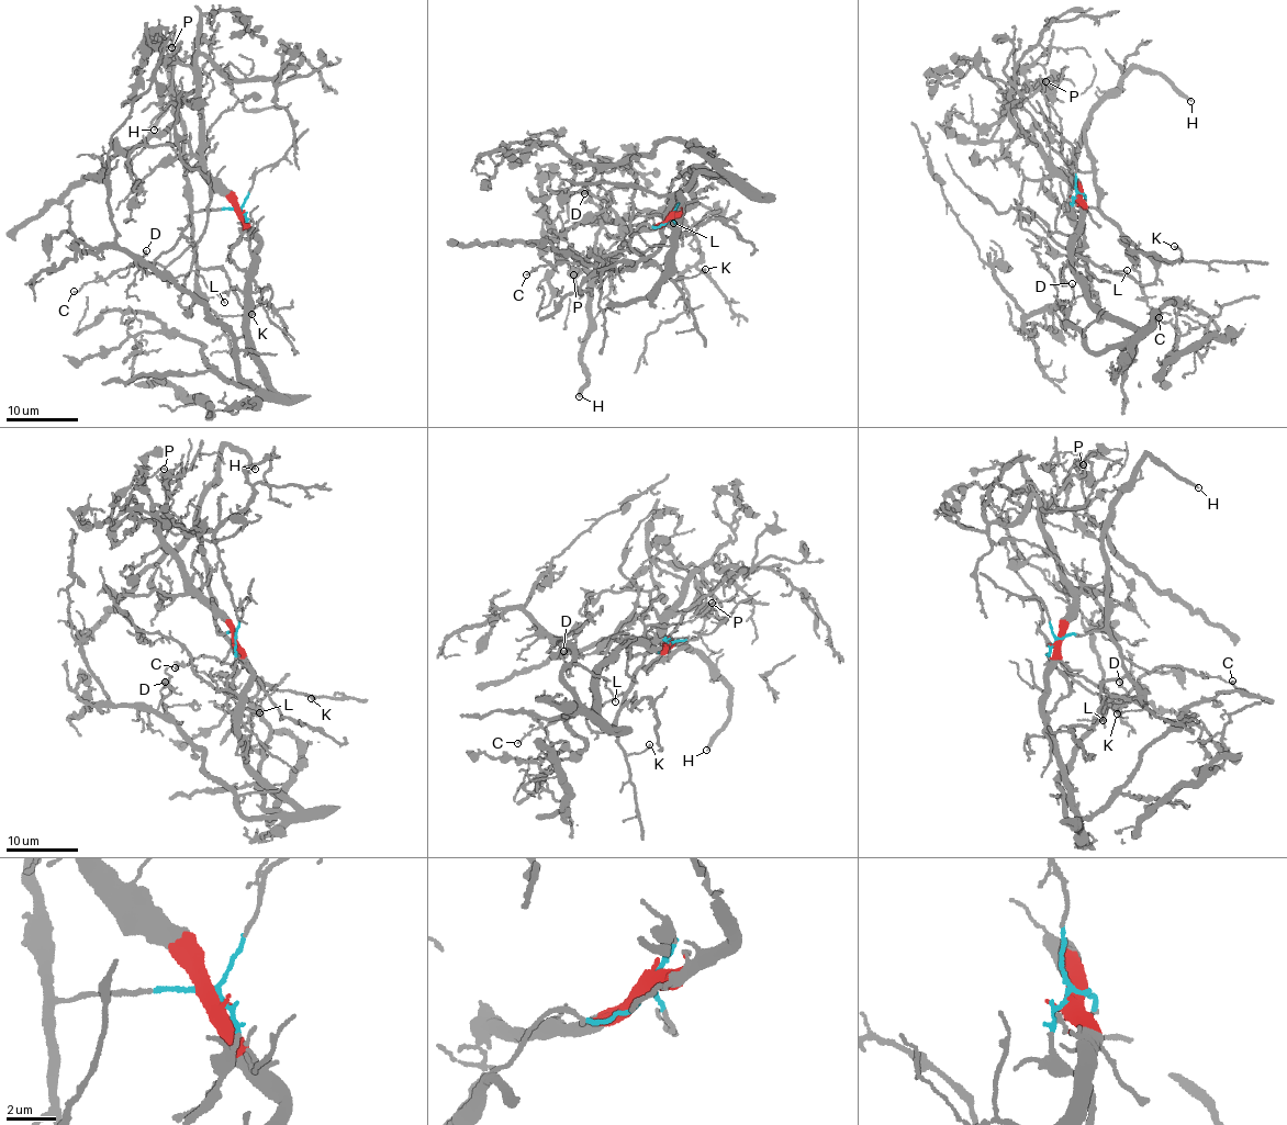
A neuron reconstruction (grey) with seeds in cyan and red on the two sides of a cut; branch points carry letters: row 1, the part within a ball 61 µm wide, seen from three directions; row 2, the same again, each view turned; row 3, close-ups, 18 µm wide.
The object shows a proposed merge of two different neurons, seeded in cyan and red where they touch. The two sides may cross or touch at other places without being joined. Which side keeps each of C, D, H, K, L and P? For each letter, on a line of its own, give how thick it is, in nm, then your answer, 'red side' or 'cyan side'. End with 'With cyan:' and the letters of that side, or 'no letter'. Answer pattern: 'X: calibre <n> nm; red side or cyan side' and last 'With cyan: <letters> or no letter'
C: calibre 100 nm; cyan side
D: calibre 180 nm; red side
H: calibre 240 nm; cyan side
K: calibre 140 nm; cyan side
L: calibre 90 nm; cyan side
P: calibre 120 nm; red side
With cyan: C, H, K, L

